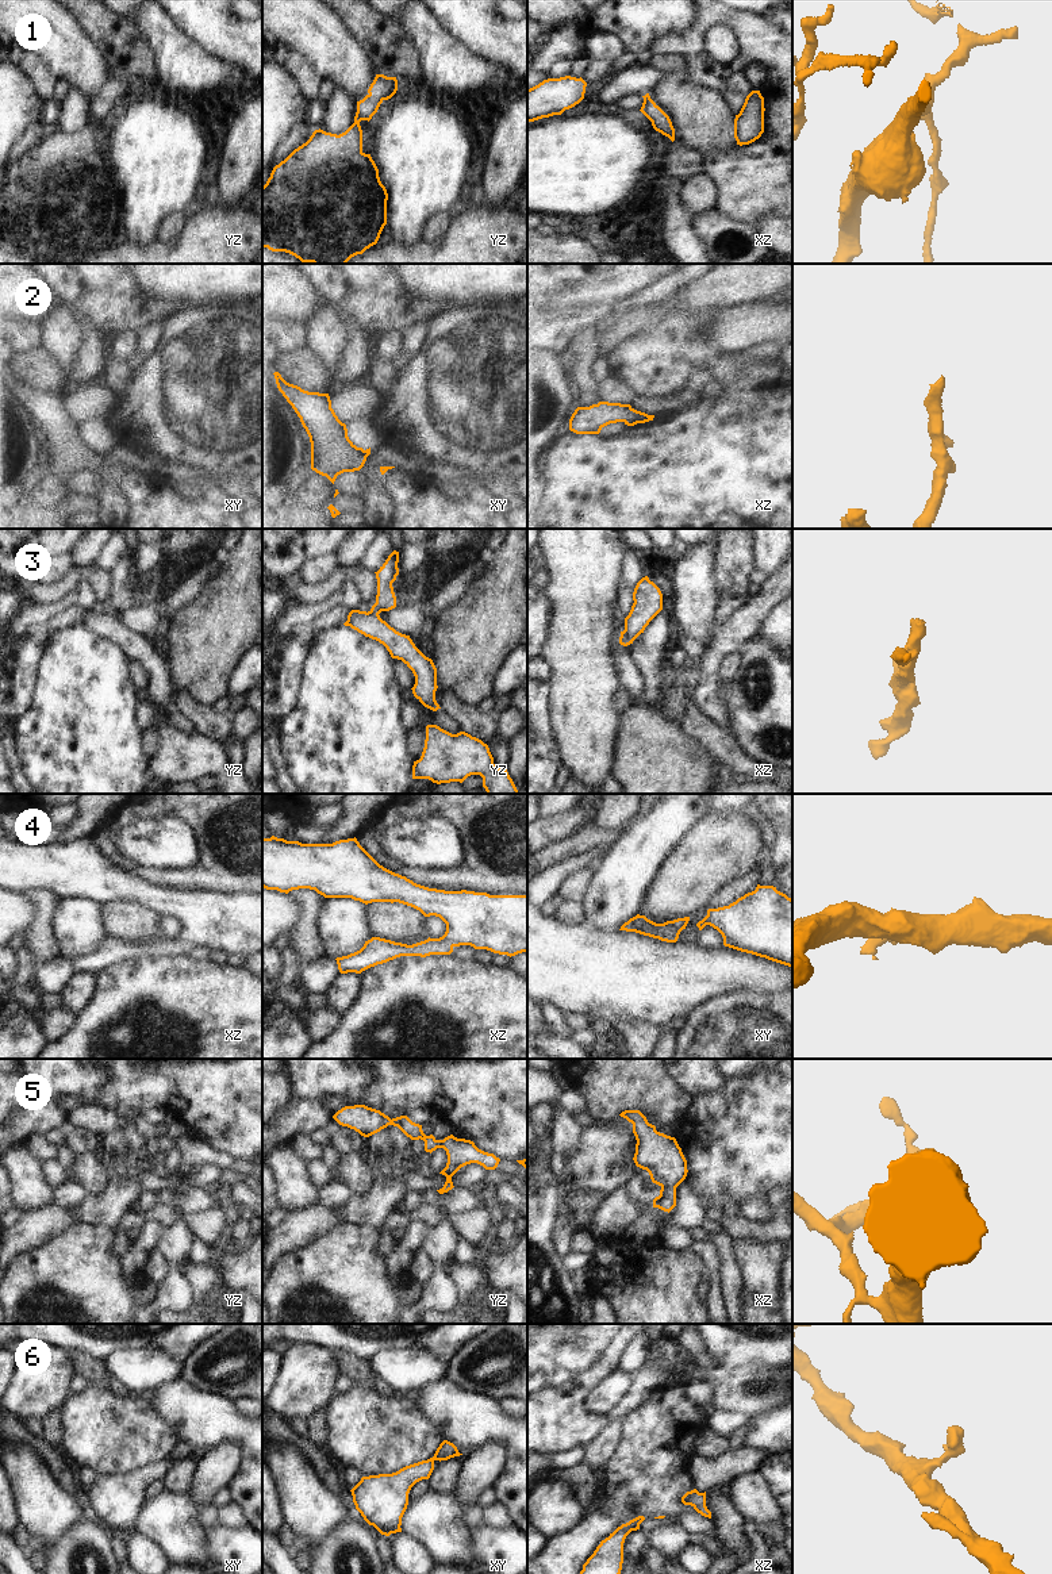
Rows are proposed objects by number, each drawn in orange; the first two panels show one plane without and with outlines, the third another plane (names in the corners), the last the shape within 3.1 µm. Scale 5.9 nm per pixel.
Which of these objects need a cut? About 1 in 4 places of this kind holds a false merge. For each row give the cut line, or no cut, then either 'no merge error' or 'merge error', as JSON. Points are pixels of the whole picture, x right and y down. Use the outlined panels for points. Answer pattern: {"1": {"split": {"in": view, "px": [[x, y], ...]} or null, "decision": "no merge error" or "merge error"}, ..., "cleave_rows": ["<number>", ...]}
{"1": {"split": null, "decision": "no merge error"}, "2": {"split": null, "decision": "no merge error"}, "3": {"split": {"in": "yz", "px": [[368, 611], [377, 614]]}, "decision": "merge error"}, "4": {"split": null, "decision": "no merge error"}, "5": {"split": null, "decision": "no merge error"}, "6": {"split": null, "decision": "no merge error"}, "cleave_rows": ["3"]}

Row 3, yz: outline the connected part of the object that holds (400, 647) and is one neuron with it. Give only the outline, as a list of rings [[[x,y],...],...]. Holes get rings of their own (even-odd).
[[[352,610],[343,625],[379,641],[387,648],[392,659],[402,660],[415,676],[415,684],[411,688],[414,696],[433,711],[441,709],[435,700],[437,668],[433,660],[415,646],[410,636],[396,631],[379,614],[360,610]]]

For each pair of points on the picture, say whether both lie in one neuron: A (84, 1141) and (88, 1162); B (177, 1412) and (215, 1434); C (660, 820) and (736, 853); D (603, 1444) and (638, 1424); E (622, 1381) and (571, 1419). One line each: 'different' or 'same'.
A: different
B: same
C: different
D: different
E: different

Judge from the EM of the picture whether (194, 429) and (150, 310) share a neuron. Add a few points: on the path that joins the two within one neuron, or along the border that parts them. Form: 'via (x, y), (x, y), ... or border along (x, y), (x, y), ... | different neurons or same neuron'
border along (189, 306), (169, 315), (162, 322) | different neurons

